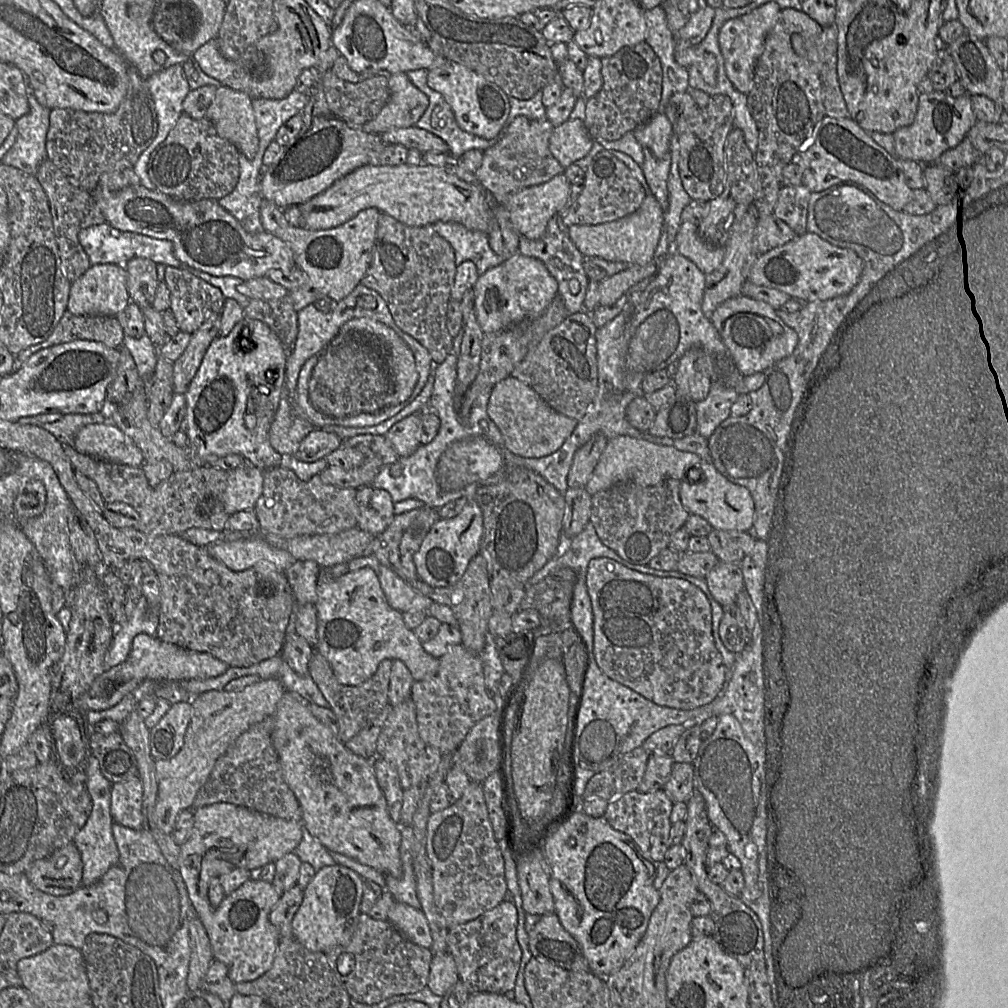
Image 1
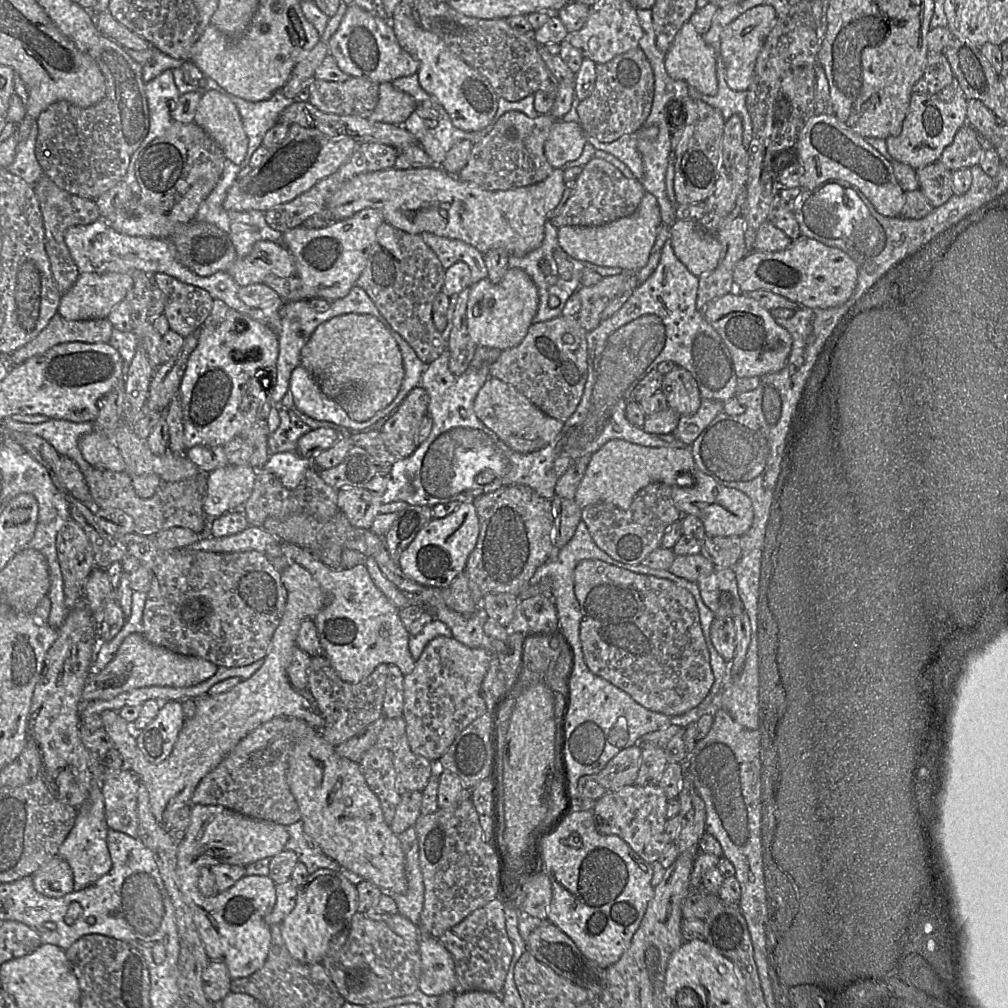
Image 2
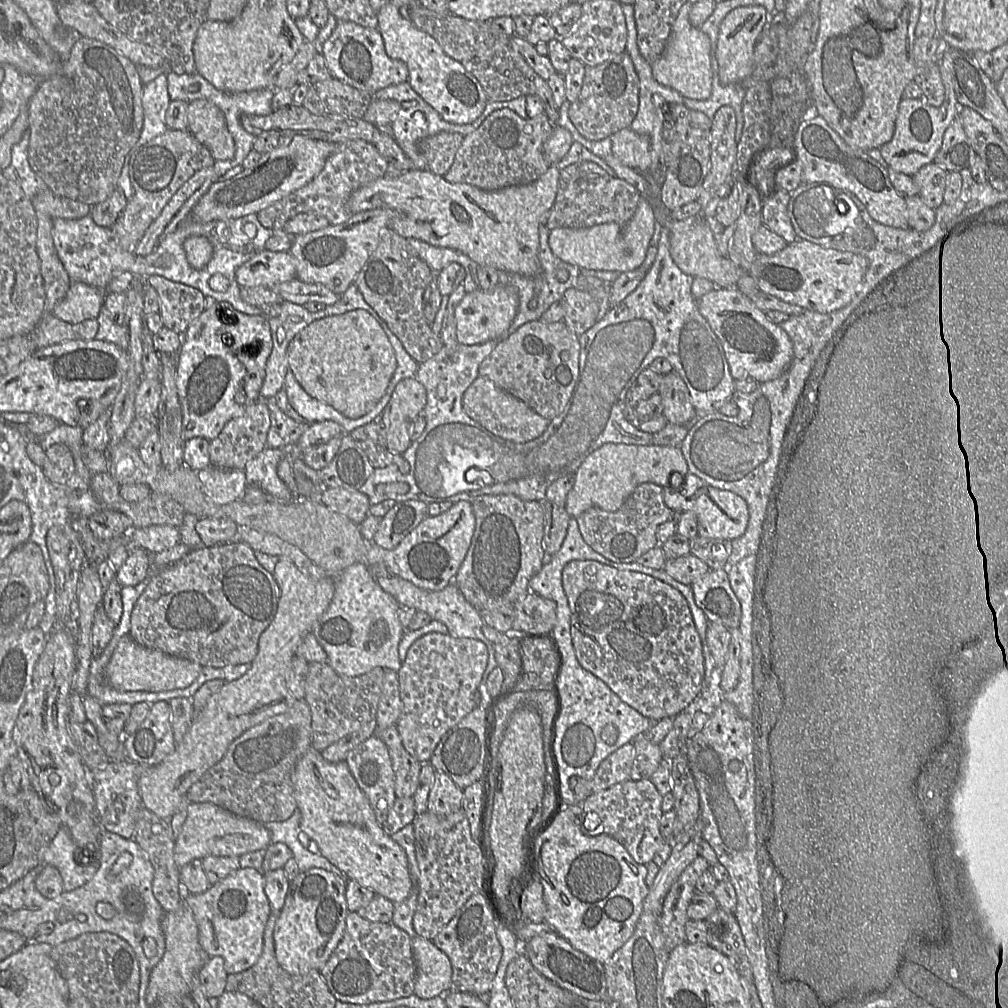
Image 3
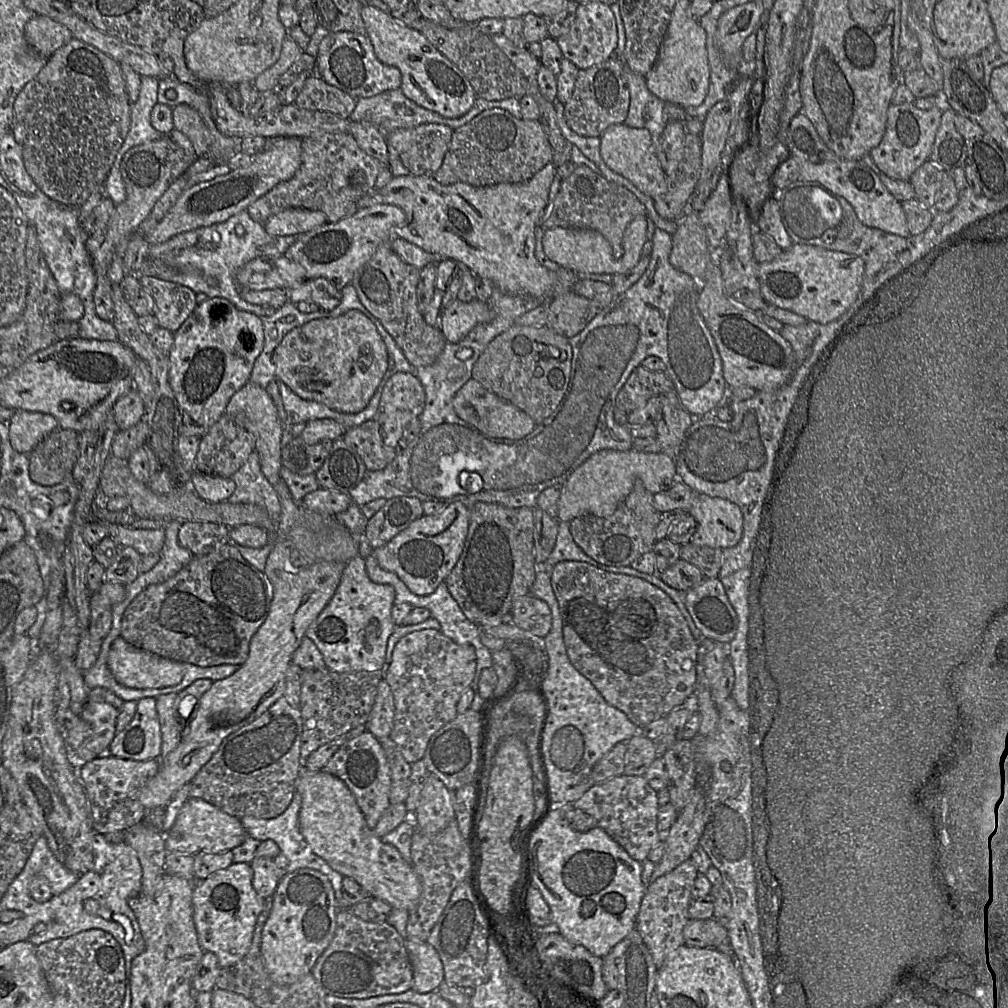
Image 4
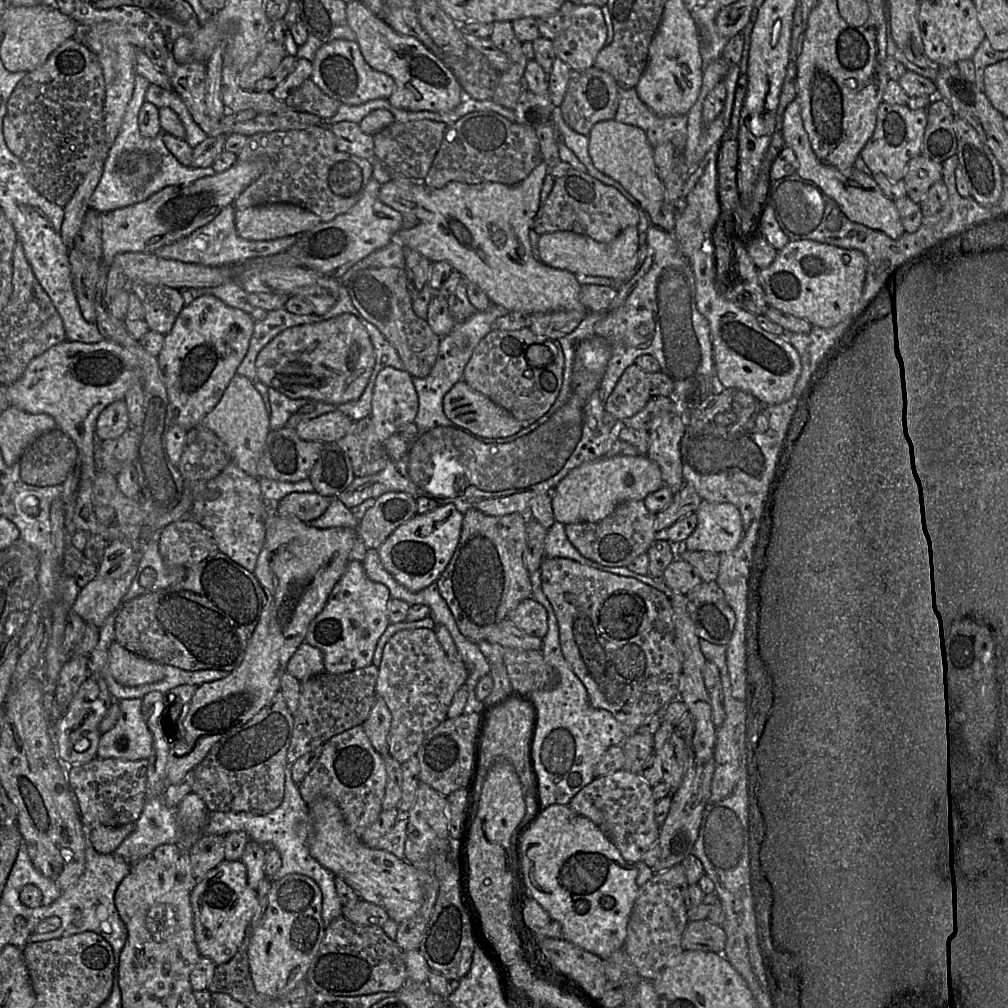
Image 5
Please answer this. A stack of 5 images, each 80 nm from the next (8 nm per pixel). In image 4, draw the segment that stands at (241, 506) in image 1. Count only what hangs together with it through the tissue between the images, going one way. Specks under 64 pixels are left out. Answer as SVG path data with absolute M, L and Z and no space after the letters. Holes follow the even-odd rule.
M194 472L190 478L190 487L203 500L221 503L233 494L236 485L231 477Z

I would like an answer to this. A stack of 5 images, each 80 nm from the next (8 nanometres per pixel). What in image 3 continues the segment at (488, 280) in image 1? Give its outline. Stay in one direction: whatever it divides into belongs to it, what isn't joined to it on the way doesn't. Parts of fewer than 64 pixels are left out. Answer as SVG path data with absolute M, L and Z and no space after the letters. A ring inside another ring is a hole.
M512 285L491 291L478 289L467 293L455 308L456 335L460 344L476 345L491 340L502 340L514 320L519 306L517 290Z

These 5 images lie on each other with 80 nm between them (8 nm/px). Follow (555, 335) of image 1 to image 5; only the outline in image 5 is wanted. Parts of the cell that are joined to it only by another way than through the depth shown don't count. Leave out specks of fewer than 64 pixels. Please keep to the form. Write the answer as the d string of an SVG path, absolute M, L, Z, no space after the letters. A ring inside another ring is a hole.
M529 328L493 330L473 350L463 371L463 381L508 410L526 428L553 406L561 390L563 372L564 355L557 339L537 335ZM533 344L548 347L553 361L543 367L532 367L526 360L525 352Z

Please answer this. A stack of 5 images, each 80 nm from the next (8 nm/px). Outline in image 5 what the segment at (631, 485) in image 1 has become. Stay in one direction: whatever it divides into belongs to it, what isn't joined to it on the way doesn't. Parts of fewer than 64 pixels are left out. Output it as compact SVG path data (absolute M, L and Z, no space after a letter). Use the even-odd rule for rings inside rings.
M643 500L625 501L600 521L566 524L565 532L570 542L584 557L615 567L627 567L637 556L647 552L658 537L656 514L646 508Z

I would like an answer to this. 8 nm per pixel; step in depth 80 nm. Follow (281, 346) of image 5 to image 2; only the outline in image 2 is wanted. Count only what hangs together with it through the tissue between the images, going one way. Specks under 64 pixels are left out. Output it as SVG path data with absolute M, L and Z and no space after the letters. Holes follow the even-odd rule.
M344 314L334 317L319 325L301 351L300 365L309 371L322 393L339 404L346 411L348 416L357 422L367 421L376 413L389 406L398 395L404 379L403 357L396 340L381 321L379 321L376 317L368 314Z

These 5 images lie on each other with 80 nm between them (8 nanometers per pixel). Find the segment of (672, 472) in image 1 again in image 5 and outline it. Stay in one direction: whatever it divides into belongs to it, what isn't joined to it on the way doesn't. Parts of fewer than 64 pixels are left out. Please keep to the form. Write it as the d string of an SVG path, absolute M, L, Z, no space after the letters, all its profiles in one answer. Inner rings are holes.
M647 455L605 457L587 462L569 472L555 487L554 518L562 524L600 521L621 503L644 500L664 487L659 465Z

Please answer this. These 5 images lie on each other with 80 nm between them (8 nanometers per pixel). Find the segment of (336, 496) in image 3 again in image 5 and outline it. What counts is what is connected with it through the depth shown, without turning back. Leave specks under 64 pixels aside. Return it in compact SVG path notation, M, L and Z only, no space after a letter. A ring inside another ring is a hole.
M293 492L274 505L281 517L297 517L310 523L325 513L334 497L313 492Z

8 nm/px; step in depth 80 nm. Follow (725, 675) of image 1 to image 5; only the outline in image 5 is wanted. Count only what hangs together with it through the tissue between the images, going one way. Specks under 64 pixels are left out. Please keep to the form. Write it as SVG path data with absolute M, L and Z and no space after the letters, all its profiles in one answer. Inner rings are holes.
M544 557L540 567L541 588L551 603L559 625L562 653L587 690L592 707L610 712L621 724L626 738L671 701L679 699L683 654L675 642L674 611L662 591L633 577L599 570L569 558Z

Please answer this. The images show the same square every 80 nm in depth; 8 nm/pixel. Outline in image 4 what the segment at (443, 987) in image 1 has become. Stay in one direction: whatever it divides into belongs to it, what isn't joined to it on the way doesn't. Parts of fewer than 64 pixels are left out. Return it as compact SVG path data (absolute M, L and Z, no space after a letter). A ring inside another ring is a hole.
M405 940L405 947L413 969L413 987L418 993L434 992L444 982L441 959L427 941Z

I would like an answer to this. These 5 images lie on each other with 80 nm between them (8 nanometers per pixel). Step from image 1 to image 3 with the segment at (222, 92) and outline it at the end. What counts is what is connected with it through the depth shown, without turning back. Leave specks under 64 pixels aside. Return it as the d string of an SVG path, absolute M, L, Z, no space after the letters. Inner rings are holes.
M205 99L189 102L187 130L210 150L216 160L234 157L235 141L228 130L225 115L212 102Z

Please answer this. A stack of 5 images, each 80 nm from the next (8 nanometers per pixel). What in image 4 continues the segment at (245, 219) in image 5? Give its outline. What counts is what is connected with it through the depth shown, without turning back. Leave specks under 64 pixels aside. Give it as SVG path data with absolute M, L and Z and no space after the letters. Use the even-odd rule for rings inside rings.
M290 208L270 217L264 224L265 231L274 236L302 235L327 223L321 211Z

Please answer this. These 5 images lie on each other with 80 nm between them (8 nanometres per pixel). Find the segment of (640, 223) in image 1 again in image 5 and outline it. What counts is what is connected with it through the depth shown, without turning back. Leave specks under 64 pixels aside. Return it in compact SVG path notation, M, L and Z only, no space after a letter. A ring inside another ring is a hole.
M637 226L624 229L609 243L571 231L555 231L540 235L537 245L540 261L549 267L567 270L574 274L607 277L613 281L626 279L632 274L637 264L639 247Z

